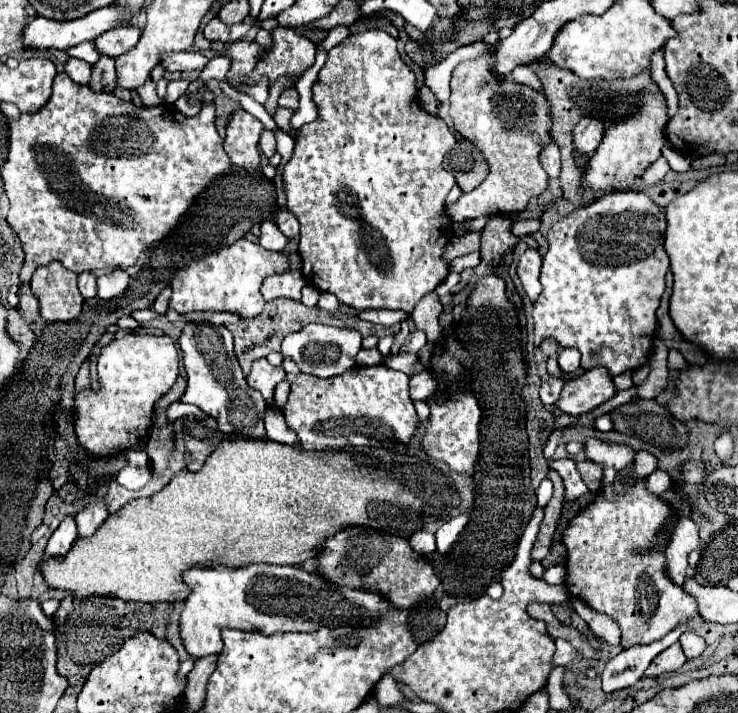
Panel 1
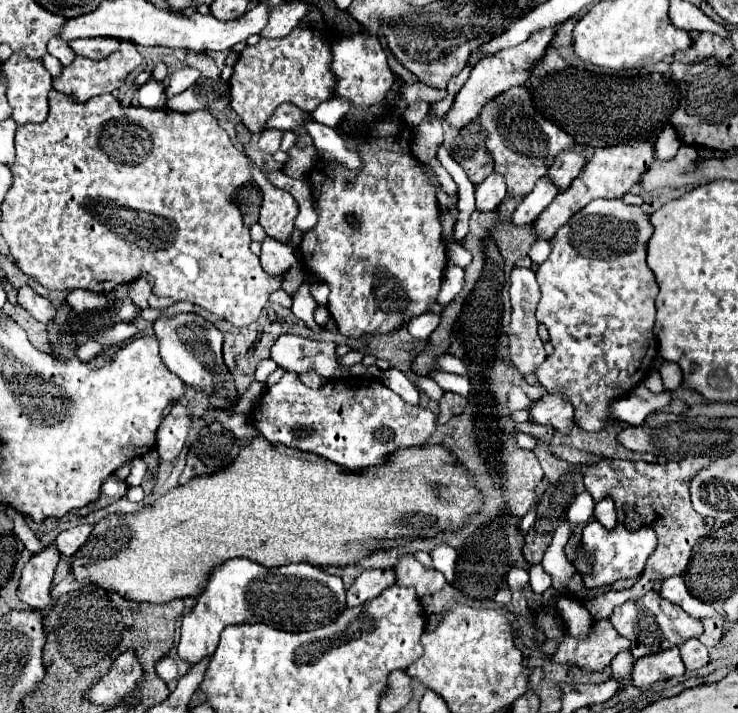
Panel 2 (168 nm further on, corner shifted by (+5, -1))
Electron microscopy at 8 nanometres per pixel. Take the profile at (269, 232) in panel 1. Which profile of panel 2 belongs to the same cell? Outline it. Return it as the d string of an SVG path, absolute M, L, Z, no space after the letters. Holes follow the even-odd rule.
M266 237L262 243L260 263L268 275L284 277L292 267L302 265L302 257L300 257L300 251L296 247L290 247L290 245L280 243L272 237Z

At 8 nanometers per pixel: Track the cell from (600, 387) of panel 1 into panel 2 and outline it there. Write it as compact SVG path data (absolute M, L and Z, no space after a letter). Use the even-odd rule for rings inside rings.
M546 393L542 399L532 401L526 411L530 413L530 421L536 425L550 425L562 433L568 433L574 427L572 405L562 401L556 393Z

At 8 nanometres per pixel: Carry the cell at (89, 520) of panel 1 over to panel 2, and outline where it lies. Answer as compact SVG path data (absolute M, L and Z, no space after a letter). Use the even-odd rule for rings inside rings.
M78 525L76 529L68 529L68 531L62 531L58 537L56 537L56 547L60 551L60 555L66 555L66 557L72 557L88 539L92 531L92 525Z

